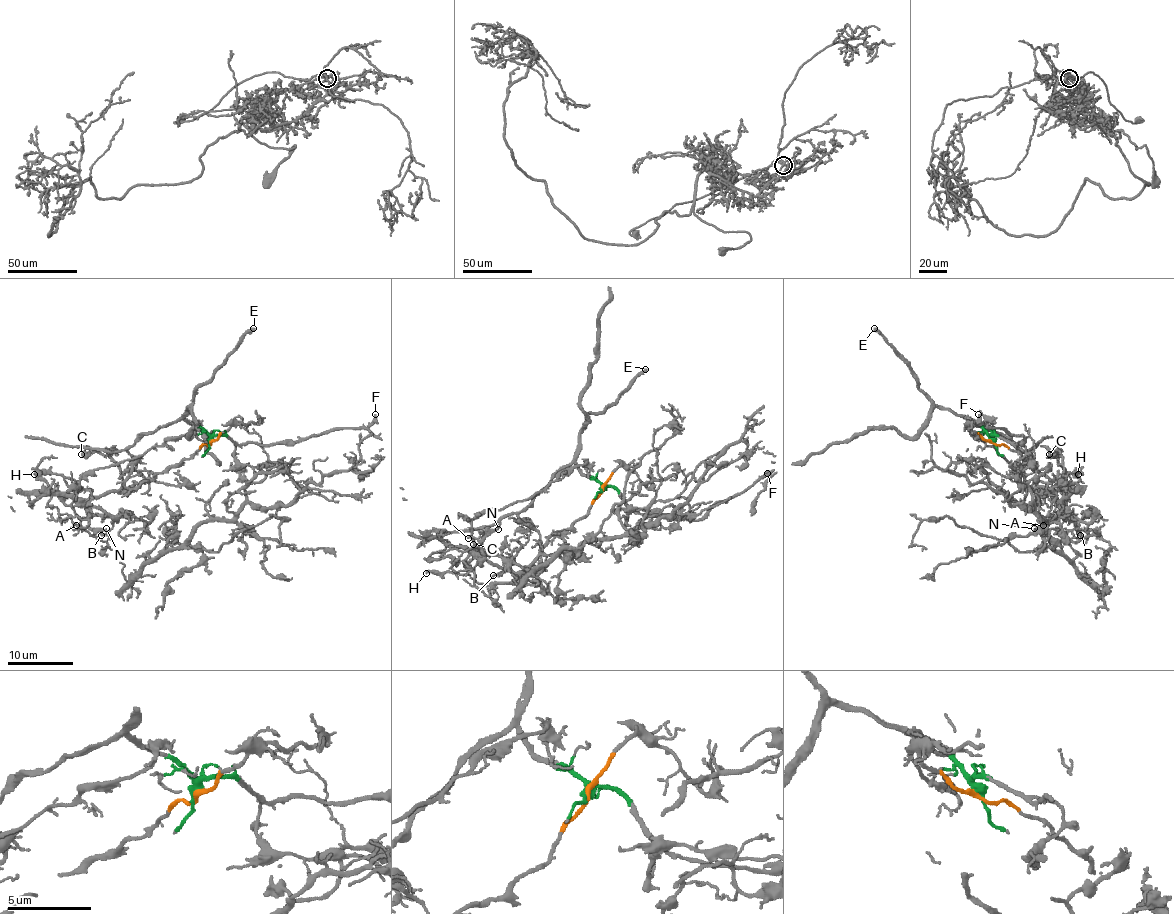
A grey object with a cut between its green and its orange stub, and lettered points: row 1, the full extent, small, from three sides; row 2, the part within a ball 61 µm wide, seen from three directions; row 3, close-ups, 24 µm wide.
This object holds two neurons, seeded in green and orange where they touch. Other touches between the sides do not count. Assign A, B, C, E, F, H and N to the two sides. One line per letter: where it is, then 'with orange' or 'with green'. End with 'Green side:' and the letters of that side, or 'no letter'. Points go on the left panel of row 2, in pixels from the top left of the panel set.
A: place (76, 525); with orange
B: place (101, 535); with orange
C: place (81, 454); with orange
E: place (253, 328); with green
F: place (375, 414); with green
H: place (34, 474); with orange
N: place (106, 528); with orange
Green side: E, F

